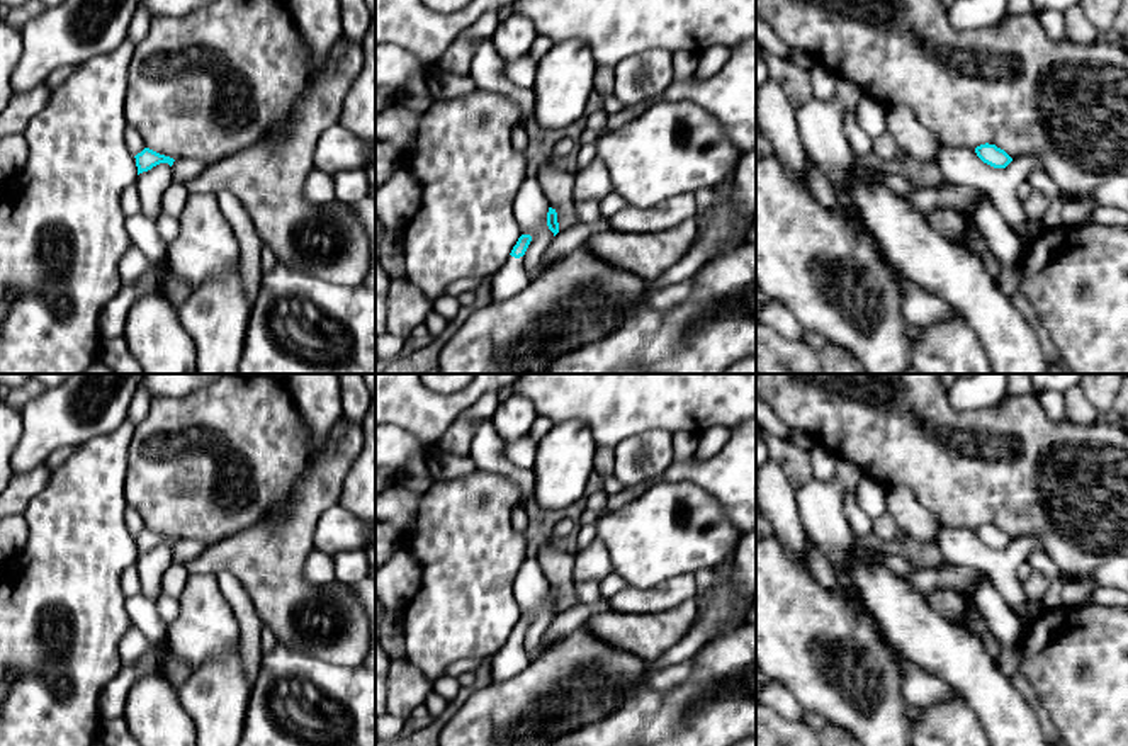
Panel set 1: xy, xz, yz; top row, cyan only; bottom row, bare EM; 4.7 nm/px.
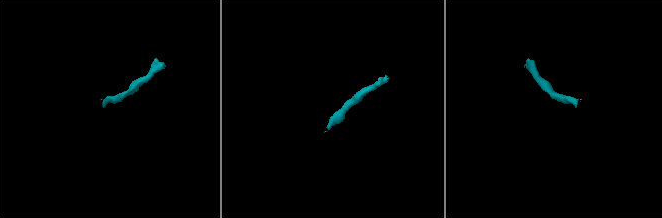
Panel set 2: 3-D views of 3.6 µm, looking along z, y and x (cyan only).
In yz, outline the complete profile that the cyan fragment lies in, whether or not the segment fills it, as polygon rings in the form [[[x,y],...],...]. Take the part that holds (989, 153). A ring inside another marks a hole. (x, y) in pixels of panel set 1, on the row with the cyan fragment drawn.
[[[989,143],[977,146],[975,153],[984,163],[994,168],[1006,168],[1012,161],[1012,158],[1004,150]]]

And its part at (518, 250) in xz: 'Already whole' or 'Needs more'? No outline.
Needs more

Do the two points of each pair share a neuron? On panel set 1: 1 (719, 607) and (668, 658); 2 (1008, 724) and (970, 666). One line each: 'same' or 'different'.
1: same
2: same

